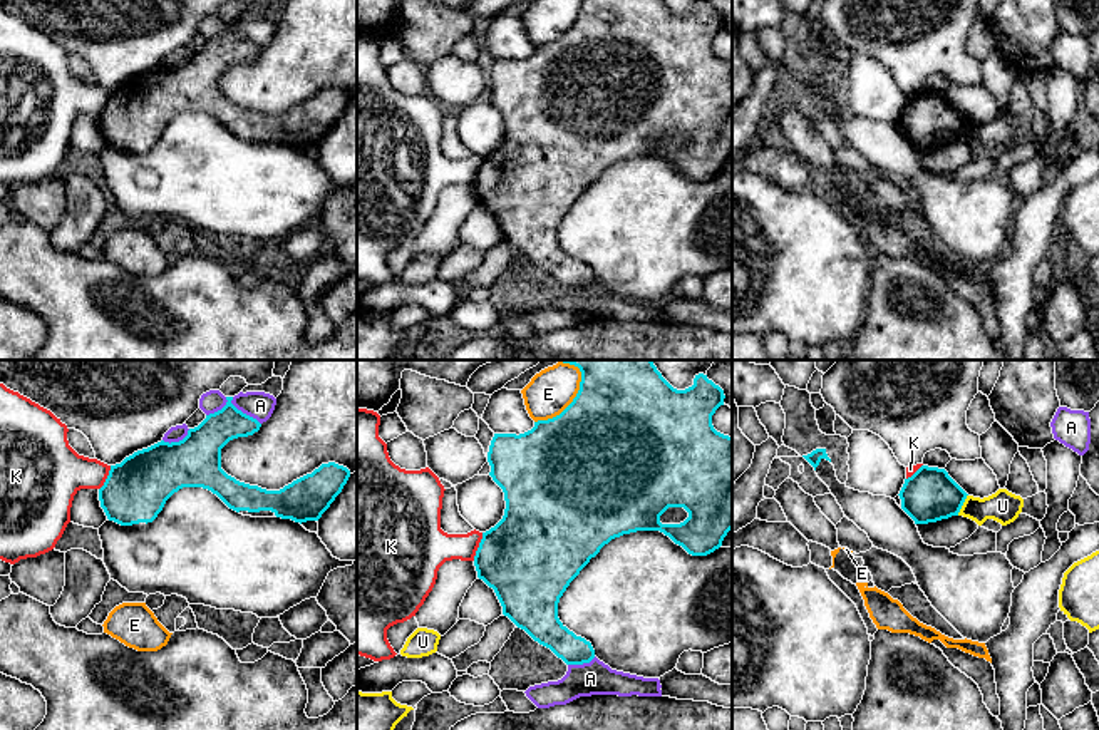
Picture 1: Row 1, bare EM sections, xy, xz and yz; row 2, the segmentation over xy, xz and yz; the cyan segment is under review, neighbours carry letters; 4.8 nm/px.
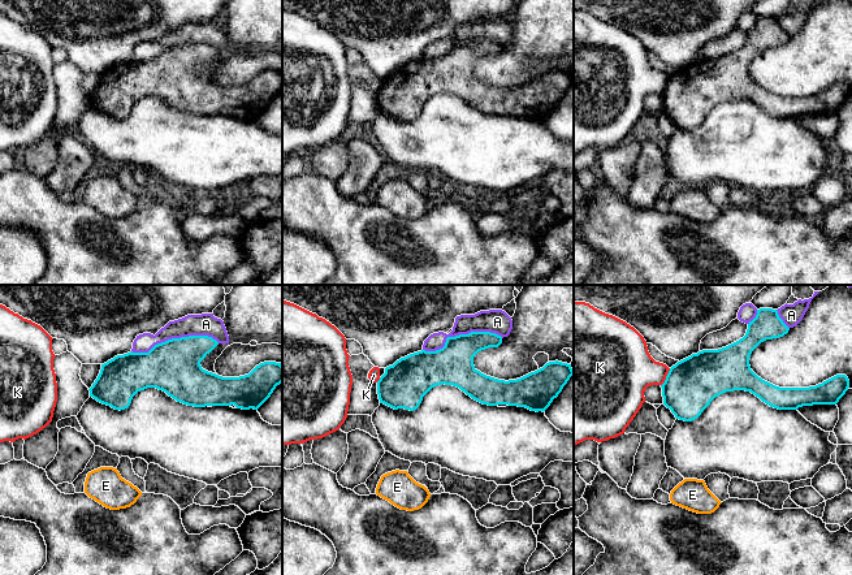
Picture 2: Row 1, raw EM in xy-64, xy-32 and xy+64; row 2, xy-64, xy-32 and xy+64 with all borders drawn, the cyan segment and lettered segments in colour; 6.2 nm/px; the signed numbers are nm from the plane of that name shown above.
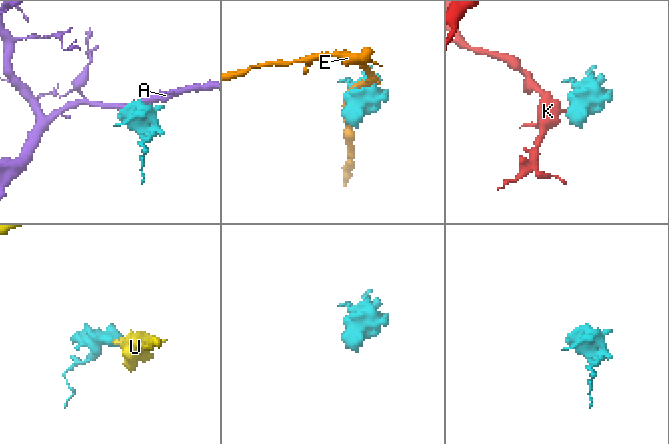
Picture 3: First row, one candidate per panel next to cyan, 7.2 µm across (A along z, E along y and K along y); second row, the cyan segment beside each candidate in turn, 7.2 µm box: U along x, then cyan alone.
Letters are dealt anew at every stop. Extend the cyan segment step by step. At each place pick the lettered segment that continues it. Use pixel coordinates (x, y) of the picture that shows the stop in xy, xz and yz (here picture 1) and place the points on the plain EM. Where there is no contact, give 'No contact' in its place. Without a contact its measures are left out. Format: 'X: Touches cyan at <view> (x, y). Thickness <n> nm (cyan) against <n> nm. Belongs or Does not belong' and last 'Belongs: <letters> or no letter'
A: Touches cyan at xy (232, 29). Thickness 180 nm (cyan) against 140 nm. Does not belong
E: Touches cyan at xz (567, 32). Thickness 500 nm (cyan) against 200 nm. Does not belong
K: Touches cyan at xz (479, 171). Thickness 460 nm (cyan) against 220 nm. Does not belong
U: Touches cyan at yz (962, 129). Thickness 260 nm (cyan) against 150 nm. Does not belong
Belongs: no letter

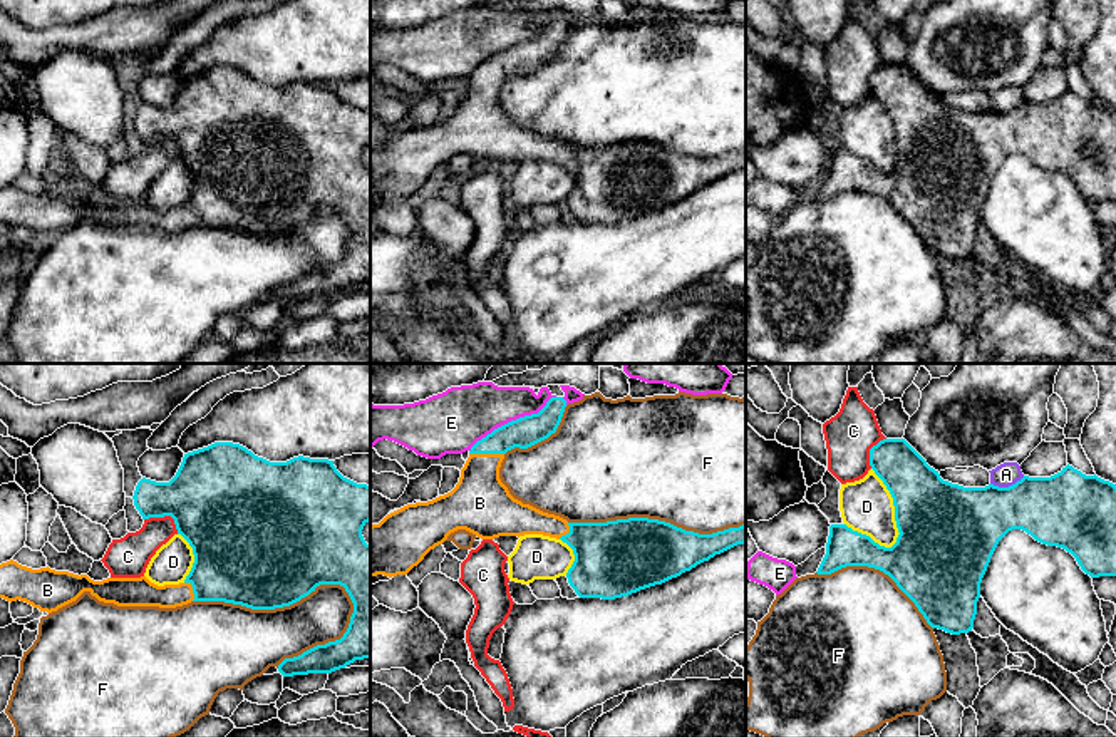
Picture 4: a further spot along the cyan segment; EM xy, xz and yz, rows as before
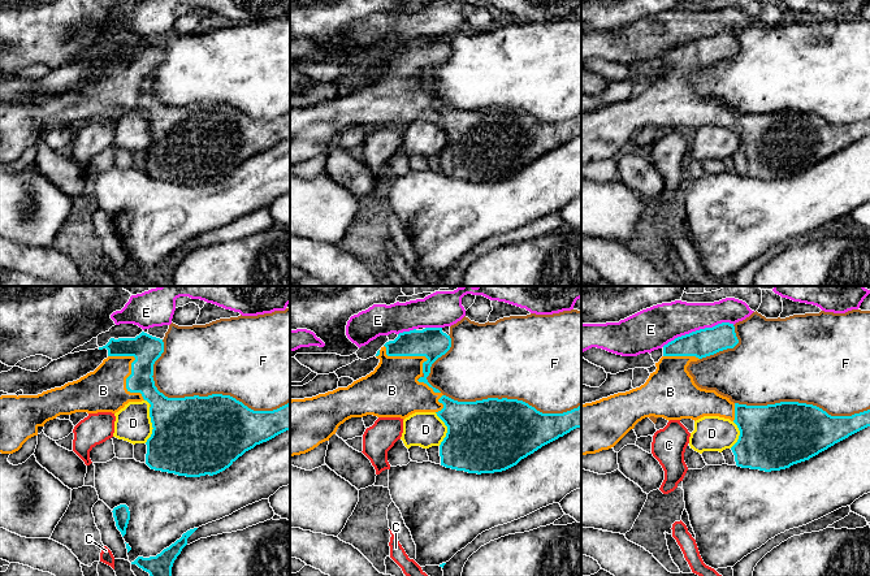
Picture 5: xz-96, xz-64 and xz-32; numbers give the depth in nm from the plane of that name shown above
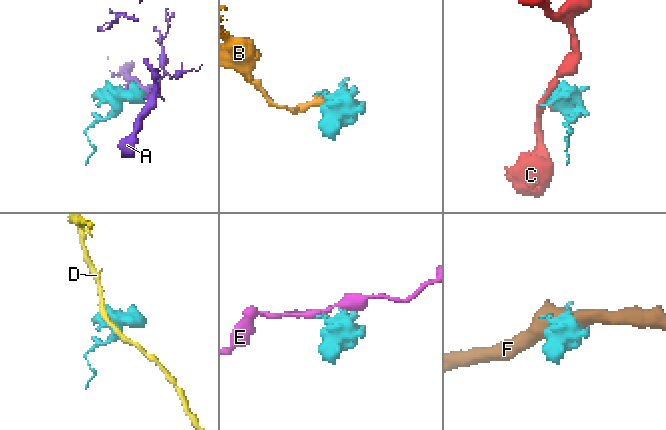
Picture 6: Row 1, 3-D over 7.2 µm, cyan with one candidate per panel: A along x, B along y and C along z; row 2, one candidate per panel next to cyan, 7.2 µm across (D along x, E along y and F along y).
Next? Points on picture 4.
A: Touches cyan at yz (1009, 111). Thickness 340 nm (cyan) against 120 nm. Does not belong
B: Touches cyan at xz (486, 77). Thickness 150 nm (cyan) against 280 nm. Belongs
C: Touches cyan at xy (166, 139). Thickness 460 nm (cyan) against 180 nm. Does not belong
D: Touches cyan at yz (895, 133). Thickness 420 nm (cyan) against 260 nm. Does not belong
E: Touches cyan at xz (511, 46). Thickness 150 nm (cyan) against 280 nm. Does not belong
F: Touches cyan at xy (280, 231). Thickness 500 nm (cyan) against 340 nm. Does not belong
Belongs: B

